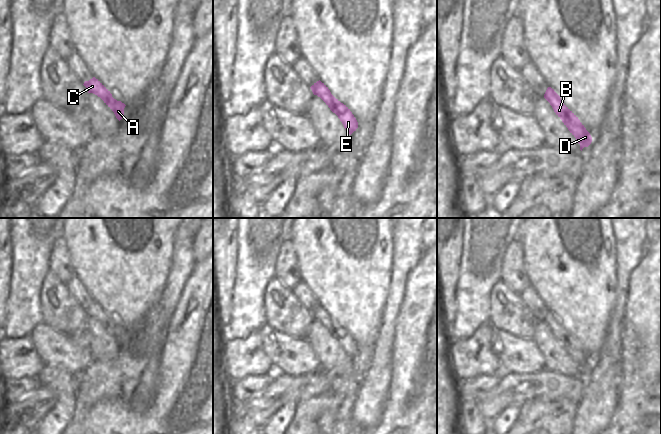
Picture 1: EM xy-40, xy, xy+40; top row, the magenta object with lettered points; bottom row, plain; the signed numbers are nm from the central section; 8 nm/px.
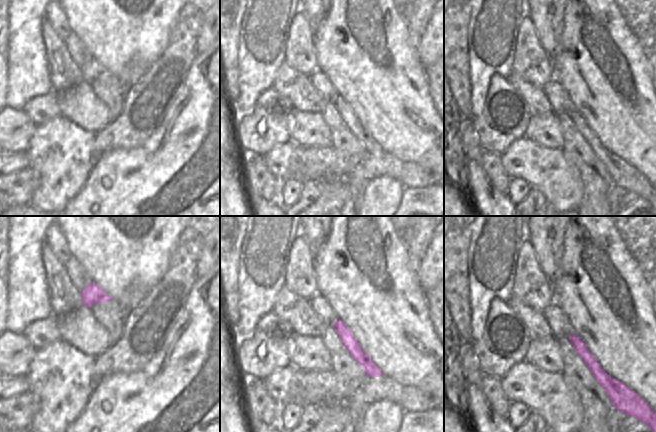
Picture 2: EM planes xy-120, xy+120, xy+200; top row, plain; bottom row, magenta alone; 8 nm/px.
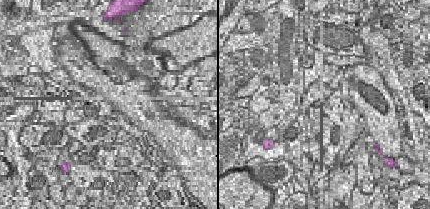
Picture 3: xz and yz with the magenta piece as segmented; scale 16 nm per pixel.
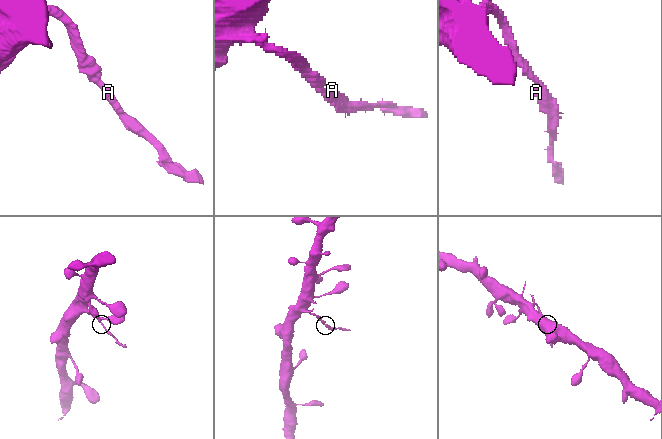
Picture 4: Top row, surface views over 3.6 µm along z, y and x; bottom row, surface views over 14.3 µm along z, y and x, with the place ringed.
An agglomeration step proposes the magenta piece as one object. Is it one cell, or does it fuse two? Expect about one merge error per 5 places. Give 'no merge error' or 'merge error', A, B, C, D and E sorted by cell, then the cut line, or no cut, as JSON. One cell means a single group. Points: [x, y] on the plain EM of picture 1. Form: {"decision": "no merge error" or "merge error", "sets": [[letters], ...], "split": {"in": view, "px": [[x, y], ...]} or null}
{"decision": "merge error", "sets": [["A", "B", "D", "E"], ["C"]], "split": {"in": "xy+40", "px": [[557, 318], [546, 323]]}}

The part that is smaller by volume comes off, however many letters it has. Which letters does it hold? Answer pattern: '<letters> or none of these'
A, B, D, E

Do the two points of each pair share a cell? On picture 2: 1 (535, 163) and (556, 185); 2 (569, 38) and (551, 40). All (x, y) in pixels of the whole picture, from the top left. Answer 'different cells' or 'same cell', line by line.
1: same cell
2: different cells

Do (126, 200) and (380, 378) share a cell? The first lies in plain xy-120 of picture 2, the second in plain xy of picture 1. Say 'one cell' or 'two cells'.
two cells

